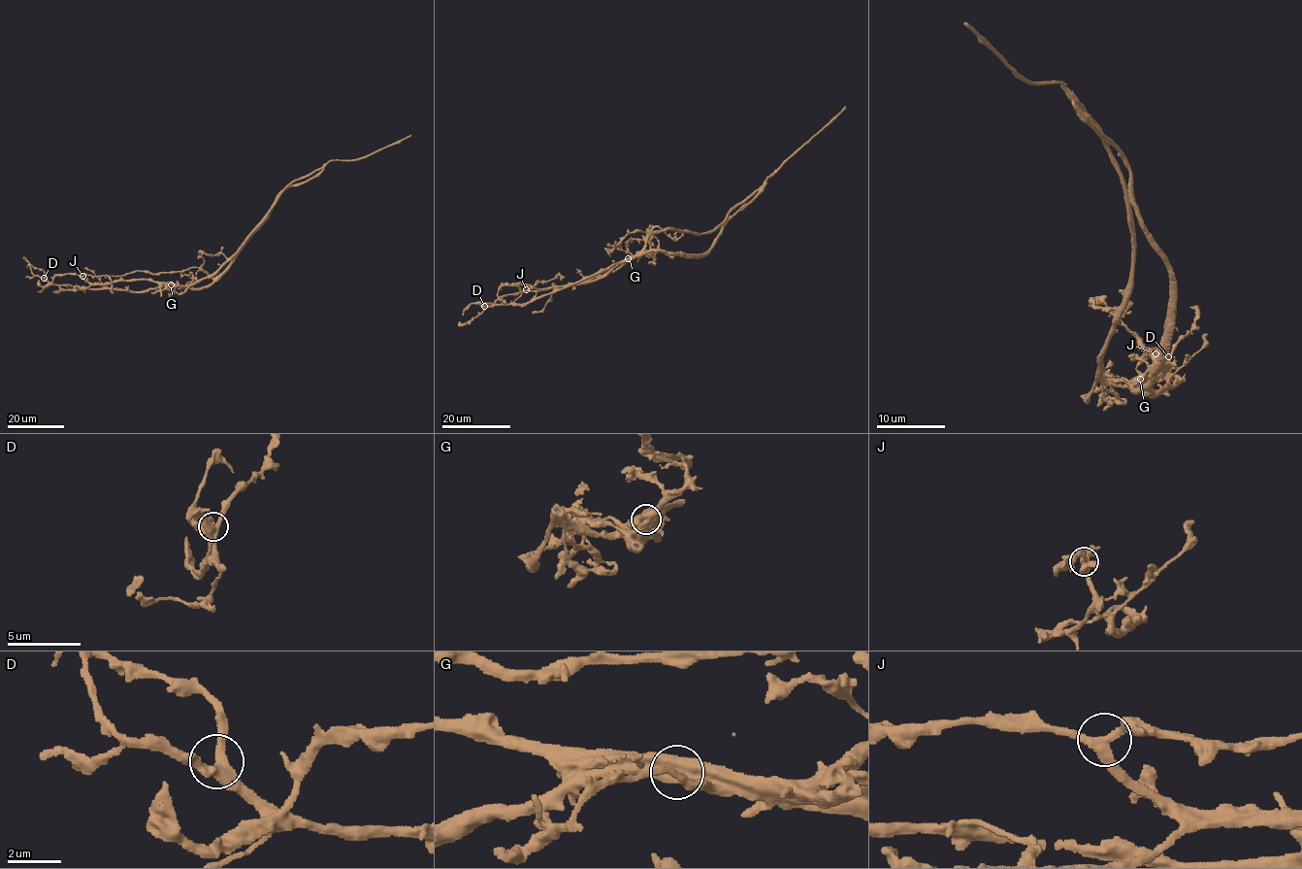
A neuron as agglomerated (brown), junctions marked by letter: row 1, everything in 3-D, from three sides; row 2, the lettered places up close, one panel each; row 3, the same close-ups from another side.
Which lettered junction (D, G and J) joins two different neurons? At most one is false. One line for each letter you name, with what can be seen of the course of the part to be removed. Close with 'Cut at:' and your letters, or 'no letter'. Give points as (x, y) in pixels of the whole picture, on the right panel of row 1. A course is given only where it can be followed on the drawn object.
G: foreign part runs (1140, 378), (1108, 384), (1099, 364), (1133, 250), (1124, 182), (1106, 141), (1064, 83), (1029, 83), (963, 22)
Cut at: G

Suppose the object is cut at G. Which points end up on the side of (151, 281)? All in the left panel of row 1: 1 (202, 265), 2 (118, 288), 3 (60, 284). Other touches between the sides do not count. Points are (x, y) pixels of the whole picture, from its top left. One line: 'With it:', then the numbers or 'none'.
With it: none

